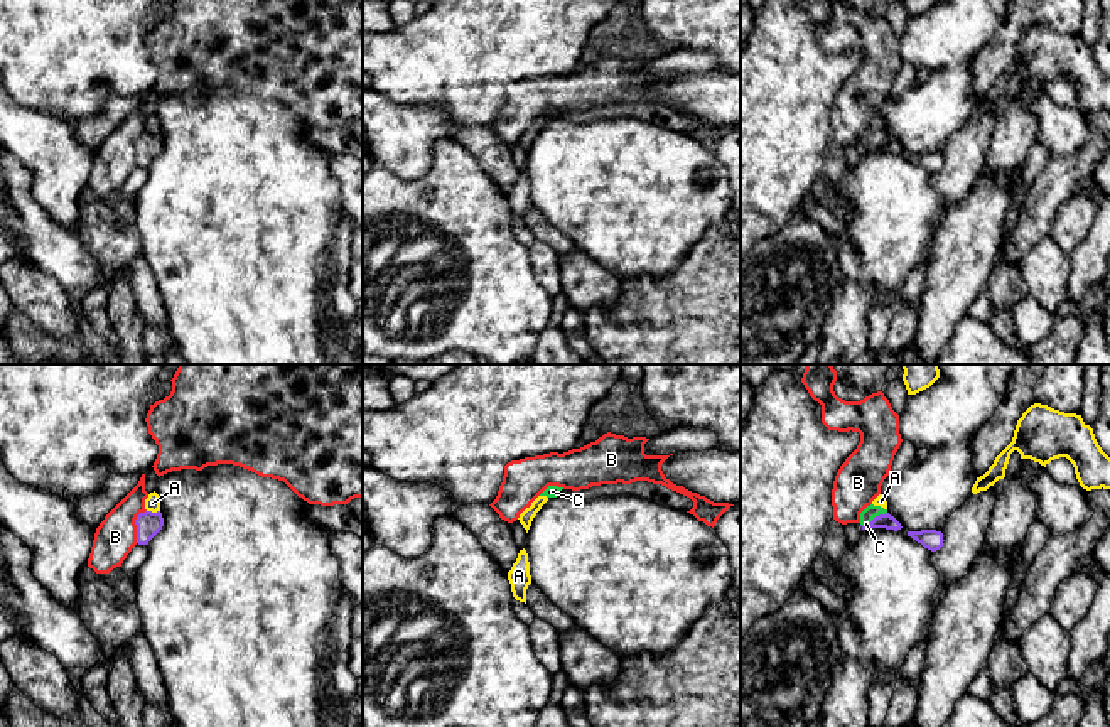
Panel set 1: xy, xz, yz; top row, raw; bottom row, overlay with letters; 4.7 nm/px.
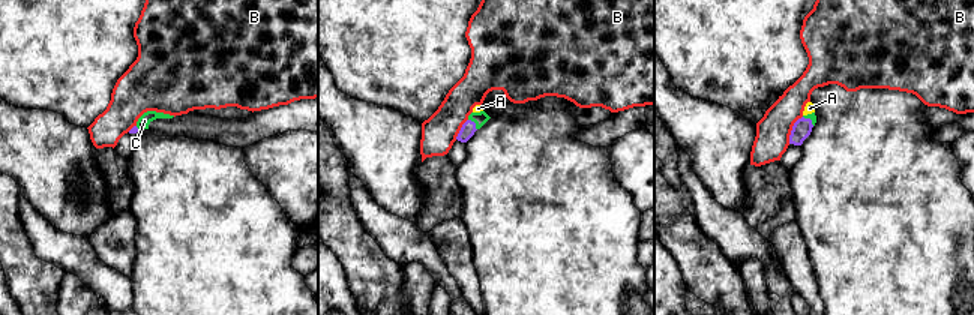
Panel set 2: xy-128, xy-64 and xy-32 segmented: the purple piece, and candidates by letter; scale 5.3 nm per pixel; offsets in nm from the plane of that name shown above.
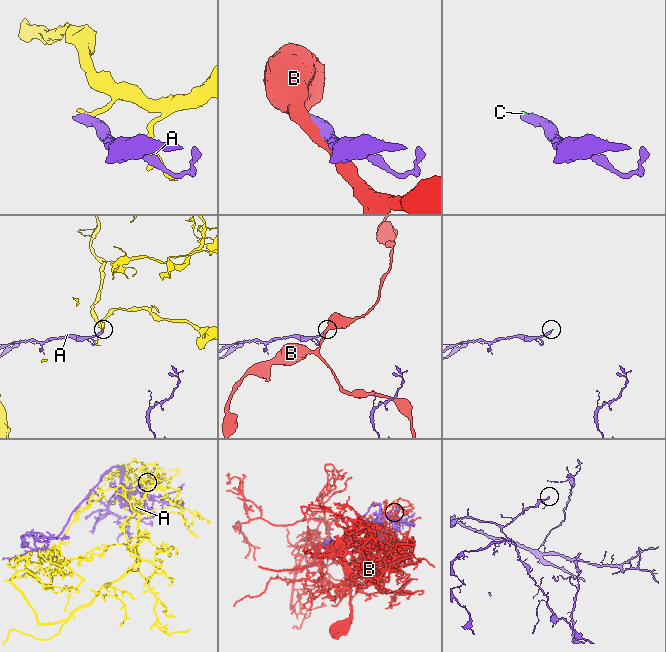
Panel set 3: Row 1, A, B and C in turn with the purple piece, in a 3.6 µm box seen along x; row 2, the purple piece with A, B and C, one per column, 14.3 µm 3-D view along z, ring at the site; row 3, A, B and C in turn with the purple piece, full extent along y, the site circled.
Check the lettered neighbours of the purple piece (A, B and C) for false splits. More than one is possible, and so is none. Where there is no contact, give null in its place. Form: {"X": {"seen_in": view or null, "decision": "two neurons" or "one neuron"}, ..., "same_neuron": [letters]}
{"A": {"seen_in": "xy", "decision": "two neurons"}, "B": {"seen_in": "xy", "decision": "two neurons"}, "C": {"seen_in": "yz", "decision": "one neuron"}, "same_neuron": ["C"]}

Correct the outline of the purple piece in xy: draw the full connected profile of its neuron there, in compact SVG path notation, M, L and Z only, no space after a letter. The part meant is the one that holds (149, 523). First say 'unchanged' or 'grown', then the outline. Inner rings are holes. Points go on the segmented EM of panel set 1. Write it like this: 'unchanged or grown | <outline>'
unchanged | M145 511L135 520L137 525L137 543L148 545L148 541L162 530L164 518L162 513Z

